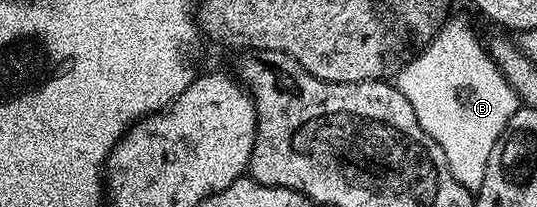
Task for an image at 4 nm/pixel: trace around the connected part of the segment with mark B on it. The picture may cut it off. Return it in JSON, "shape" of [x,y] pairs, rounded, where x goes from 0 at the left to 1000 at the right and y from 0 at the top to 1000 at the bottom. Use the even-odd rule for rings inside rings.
{"shape":[[[834,92],[810,155],[808,179],[786,222],[788,261],[756,300],[736,357],[732,406],[762,478],[769,536],[777,556],[777,594],[829,729],[829,768],[836,787],[836,826],[844,826],[844,865],[868,913],[888,923],[896,903],[896,865],[903,865],[903,787],[911,768],[911,729],[918,729],[918,691],[940,633],[948,575],[970,517],[966,464],[940,382],[916,285],[912,251],[892,203],[892,179],[862,101]]]}

